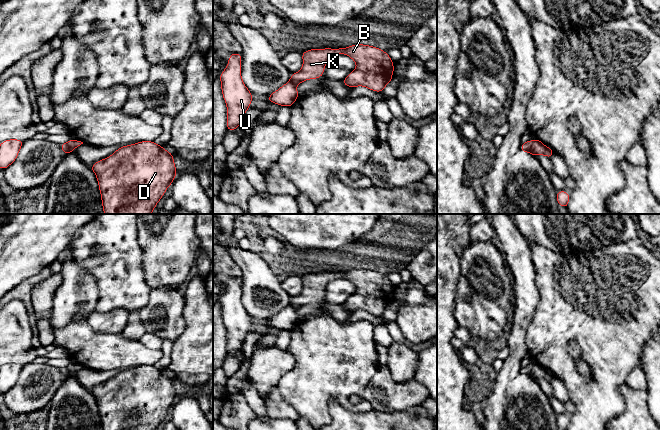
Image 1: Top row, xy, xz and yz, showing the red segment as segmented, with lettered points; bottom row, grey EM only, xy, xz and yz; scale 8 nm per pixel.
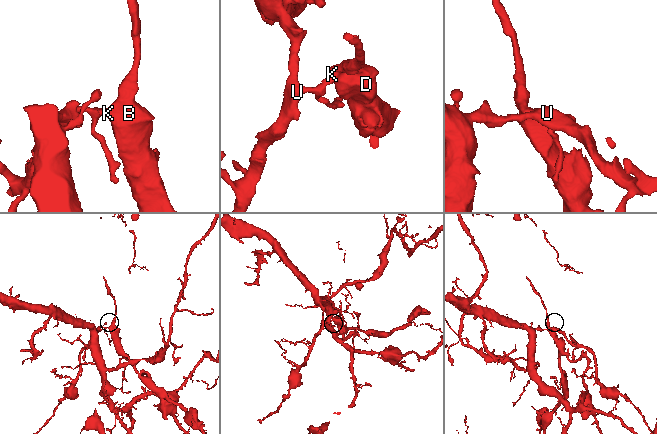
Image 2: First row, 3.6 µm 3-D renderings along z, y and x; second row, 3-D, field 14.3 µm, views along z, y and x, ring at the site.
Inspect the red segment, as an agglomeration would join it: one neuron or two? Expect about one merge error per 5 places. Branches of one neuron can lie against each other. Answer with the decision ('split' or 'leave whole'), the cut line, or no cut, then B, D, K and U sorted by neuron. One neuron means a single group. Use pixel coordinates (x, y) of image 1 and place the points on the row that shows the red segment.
split; cut yz (532, 141), (531, 147), (527, 152); groups B D K / U

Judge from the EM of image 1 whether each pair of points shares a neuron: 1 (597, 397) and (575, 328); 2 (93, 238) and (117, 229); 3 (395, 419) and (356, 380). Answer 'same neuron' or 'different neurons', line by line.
1: same neuron
2: same neuron
3: different neurons

